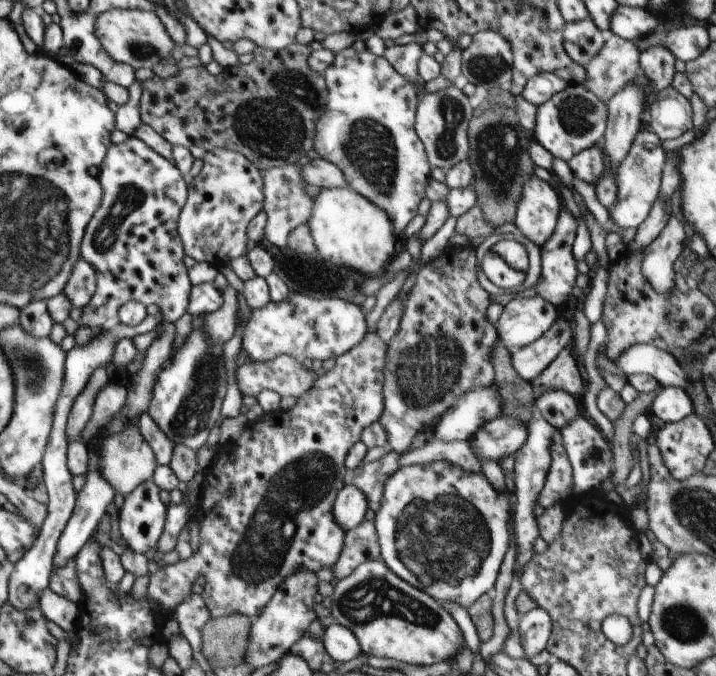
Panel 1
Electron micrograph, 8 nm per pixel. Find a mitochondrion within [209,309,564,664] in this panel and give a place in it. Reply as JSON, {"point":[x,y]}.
{"point":[437,539]}

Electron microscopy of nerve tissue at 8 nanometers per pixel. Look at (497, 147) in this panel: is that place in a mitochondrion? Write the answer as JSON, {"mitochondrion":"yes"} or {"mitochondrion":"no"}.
{"mitochondrion":"yes"}

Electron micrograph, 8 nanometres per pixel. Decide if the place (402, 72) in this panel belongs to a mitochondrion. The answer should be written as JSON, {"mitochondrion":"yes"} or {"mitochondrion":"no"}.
{"mitochondrion":"no"}

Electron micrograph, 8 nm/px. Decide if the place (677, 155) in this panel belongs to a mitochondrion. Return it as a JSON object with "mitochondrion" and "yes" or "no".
{"mitochondrion":"no"}

